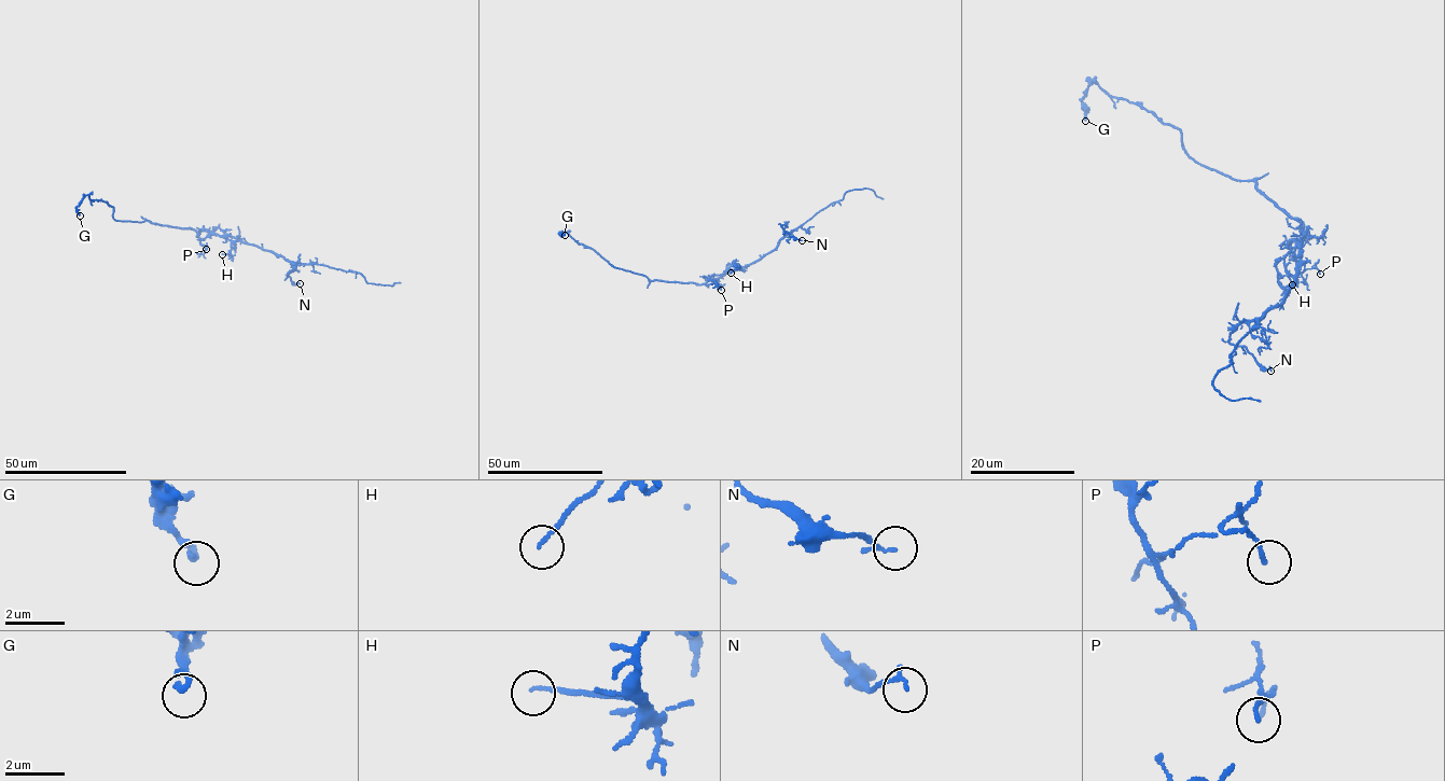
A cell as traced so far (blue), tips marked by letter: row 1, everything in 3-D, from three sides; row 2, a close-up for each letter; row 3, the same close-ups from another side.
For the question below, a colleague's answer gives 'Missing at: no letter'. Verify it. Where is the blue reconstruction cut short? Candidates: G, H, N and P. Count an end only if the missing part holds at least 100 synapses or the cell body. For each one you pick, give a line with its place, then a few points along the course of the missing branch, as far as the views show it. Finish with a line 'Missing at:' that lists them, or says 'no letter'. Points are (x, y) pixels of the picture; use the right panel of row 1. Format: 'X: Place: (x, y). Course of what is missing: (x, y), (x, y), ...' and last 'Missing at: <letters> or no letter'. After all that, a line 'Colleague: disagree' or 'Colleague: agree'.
Missing at: no letter
Colleague: agree

